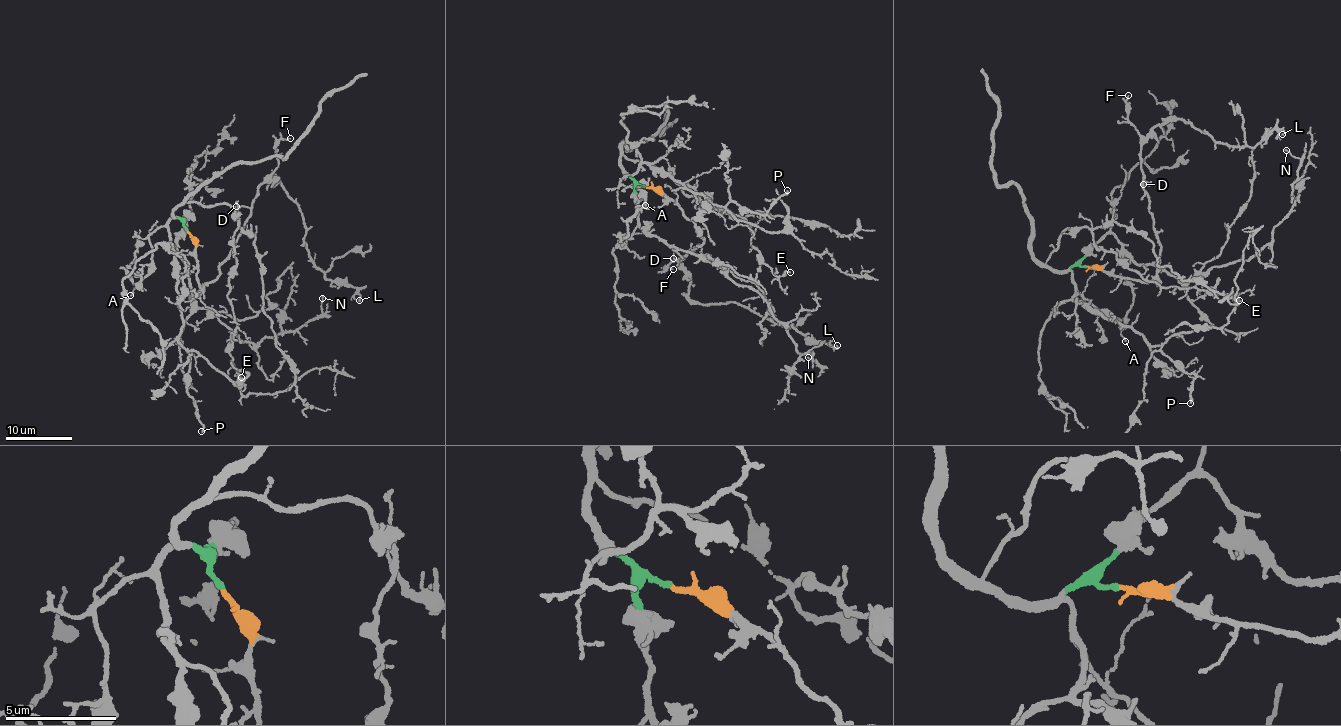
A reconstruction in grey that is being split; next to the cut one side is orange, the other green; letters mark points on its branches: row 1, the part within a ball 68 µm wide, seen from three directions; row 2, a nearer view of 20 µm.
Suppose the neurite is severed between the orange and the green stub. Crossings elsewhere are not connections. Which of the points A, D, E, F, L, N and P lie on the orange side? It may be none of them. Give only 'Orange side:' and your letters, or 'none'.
Orange side: D, F, L

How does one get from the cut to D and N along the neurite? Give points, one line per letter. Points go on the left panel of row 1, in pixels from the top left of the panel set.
D: (187, 230), (192, 236), (197, 275), (203, 286), (217, 278), (250, 217), (250, 208), (235, 205)
N: (187, 230), (183, 217), (192, 211), (176, 244), (196, 305), (239, 341), (298, 329), (322, 313), (322, 297)

